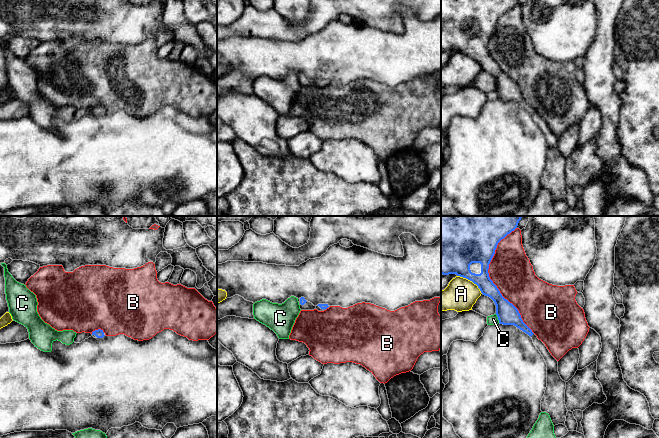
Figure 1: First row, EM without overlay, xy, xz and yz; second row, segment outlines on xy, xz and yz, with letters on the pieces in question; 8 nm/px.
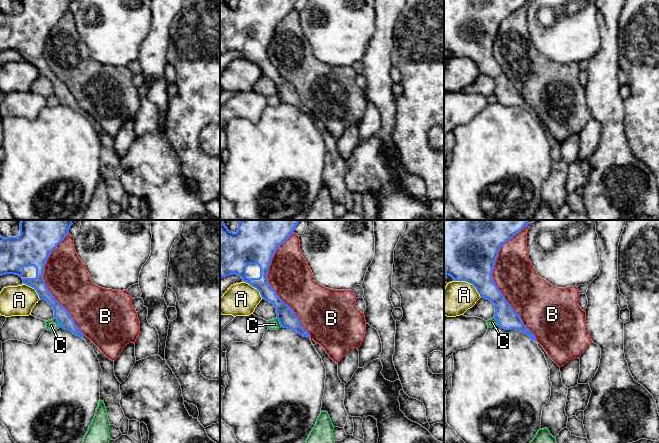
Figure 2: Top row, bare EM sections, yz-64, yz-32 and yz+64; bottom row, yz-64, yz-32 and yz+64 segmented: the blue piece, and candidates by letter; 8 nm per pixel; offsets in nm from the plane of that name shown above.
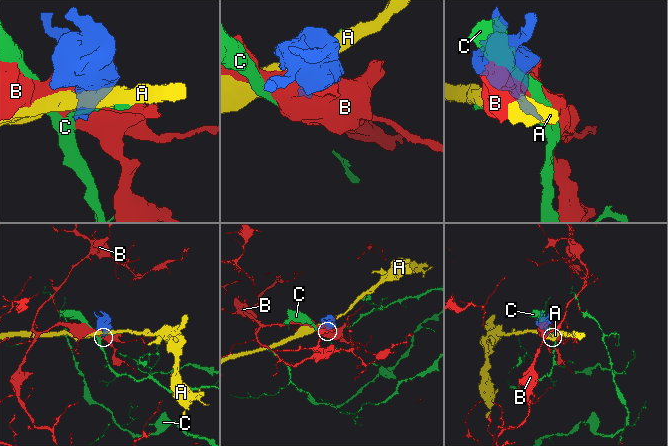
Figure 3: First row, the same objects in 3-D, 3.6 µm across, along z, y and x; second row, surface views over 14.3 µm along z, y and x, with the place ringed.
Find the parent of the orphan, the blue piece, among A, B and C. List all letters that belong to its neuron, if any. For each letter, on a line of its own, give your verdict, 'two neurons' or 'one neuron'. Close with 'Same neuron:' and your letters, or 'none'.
A: two neurons
B: two neurons
C: two neurons
Same neuron: none

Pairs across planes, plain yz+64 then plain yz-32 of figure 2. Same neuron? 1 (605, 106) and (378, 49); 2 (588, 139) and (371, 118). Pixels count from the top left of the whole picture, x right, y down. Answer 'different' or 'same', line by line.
1: same
2: same

